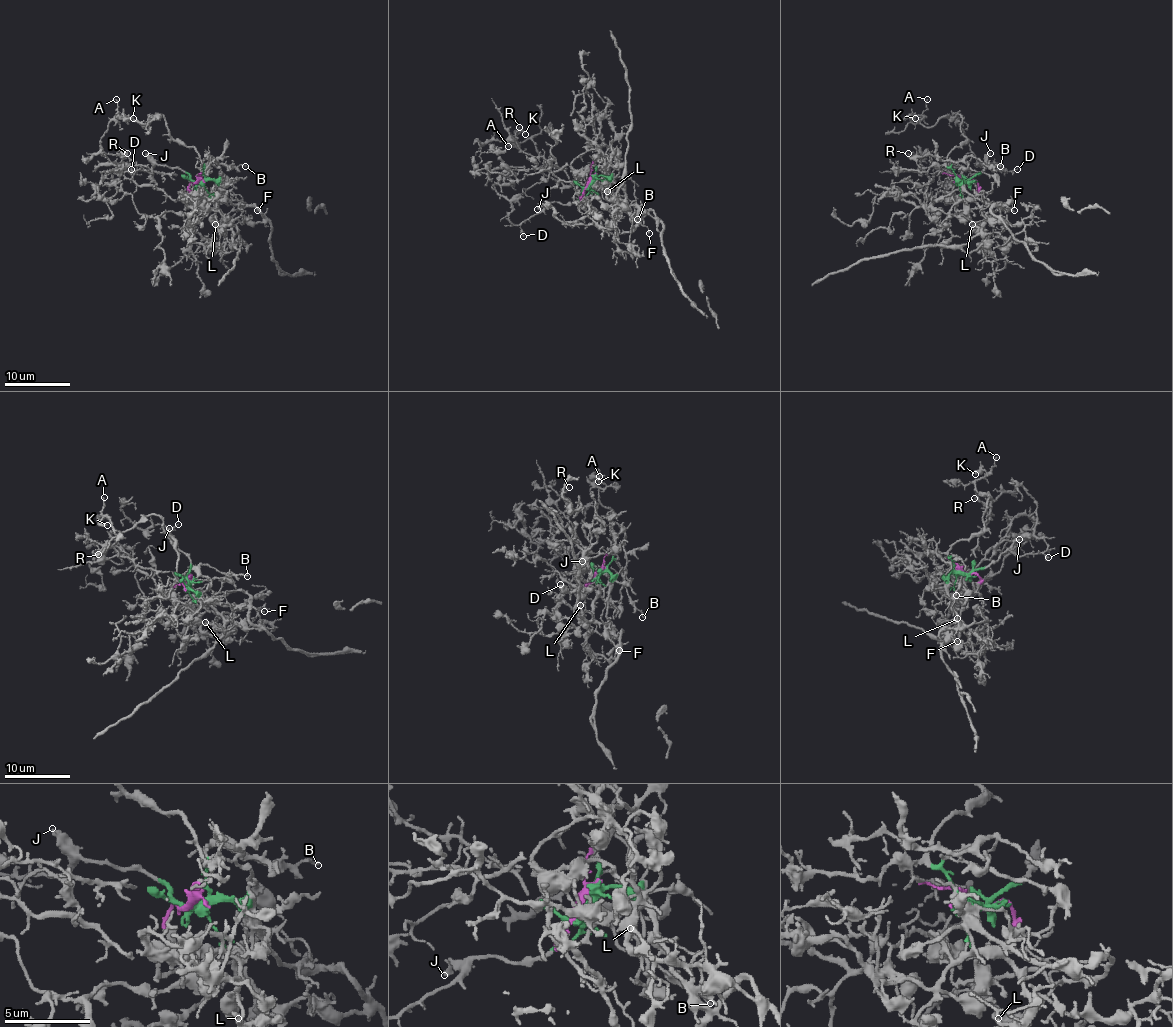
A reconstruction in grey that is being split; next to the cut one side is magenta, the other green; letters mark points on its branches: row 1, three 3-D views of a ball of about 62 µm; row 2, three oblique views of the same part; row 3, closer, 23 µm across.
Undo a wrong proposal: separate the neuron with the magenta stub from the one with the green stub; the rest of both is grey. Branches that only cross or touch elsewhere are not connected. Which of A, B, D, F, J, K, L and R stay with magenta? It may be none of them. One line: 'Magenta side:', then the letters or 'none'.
Magenta side: L

